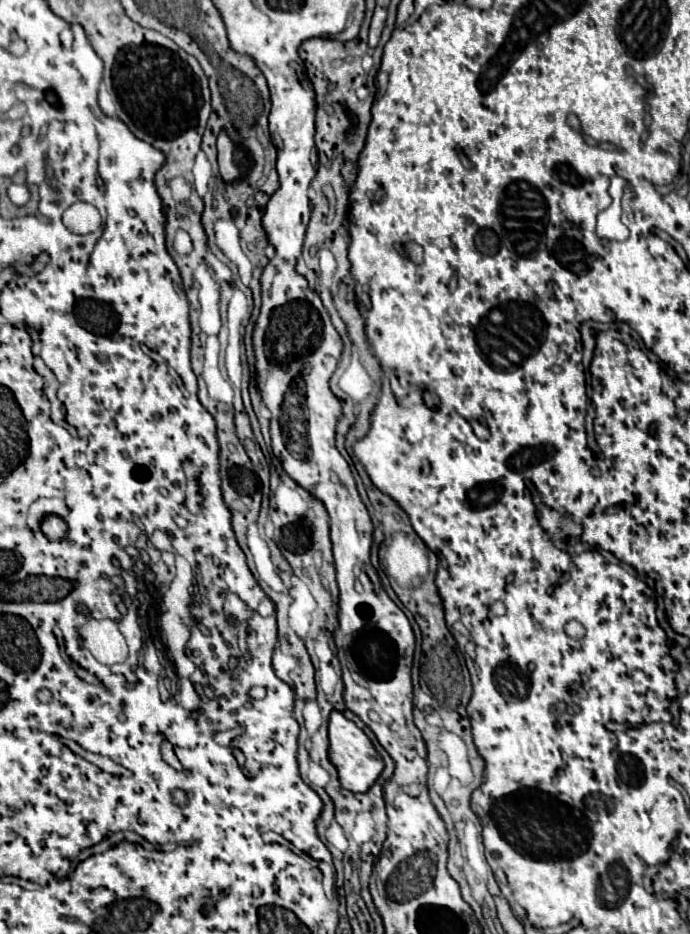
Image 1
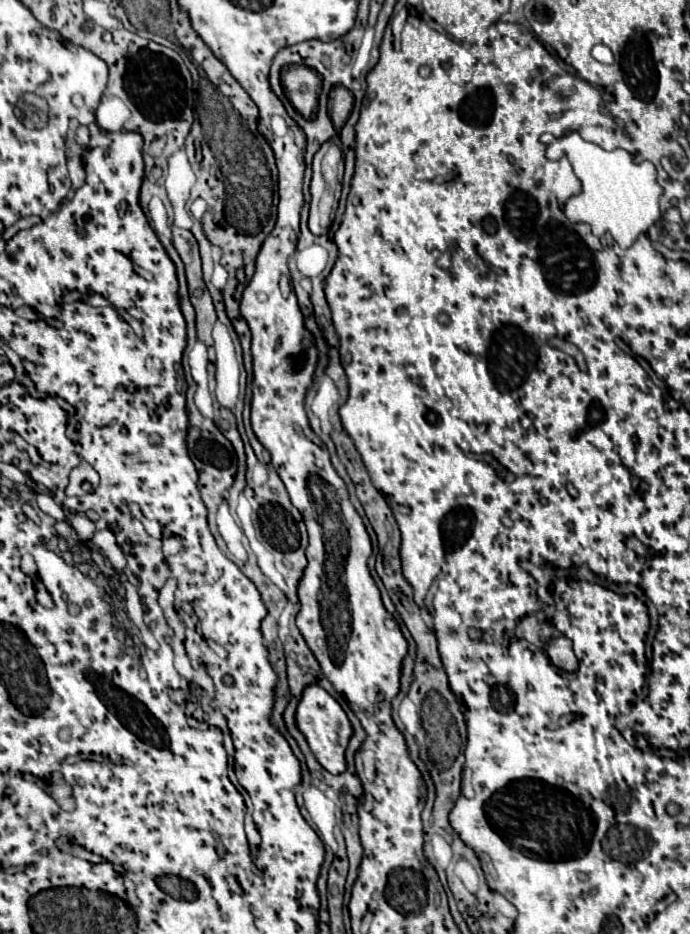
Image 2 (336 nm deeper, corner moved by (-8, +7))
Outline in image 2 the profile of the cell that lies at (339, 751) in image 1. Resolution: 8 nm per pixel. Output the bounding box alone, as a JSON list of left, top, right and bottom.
[297,686,353,774]

